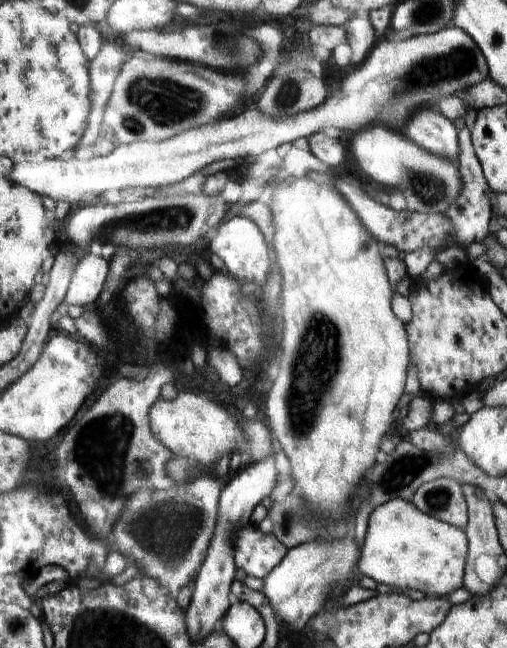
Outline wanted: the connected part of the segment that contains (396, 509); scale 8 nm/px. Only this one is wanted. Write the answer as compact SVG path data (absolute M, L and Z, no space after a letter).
M396 498L380 504L370 514L358 571L361 576L369 576L378 585L388 585L400 590L422 591L426 597L444 597L444 594L450 594L462 586L462 572L464 566L467 566L467 557L467 533L451 524L422 514L411 501Z

